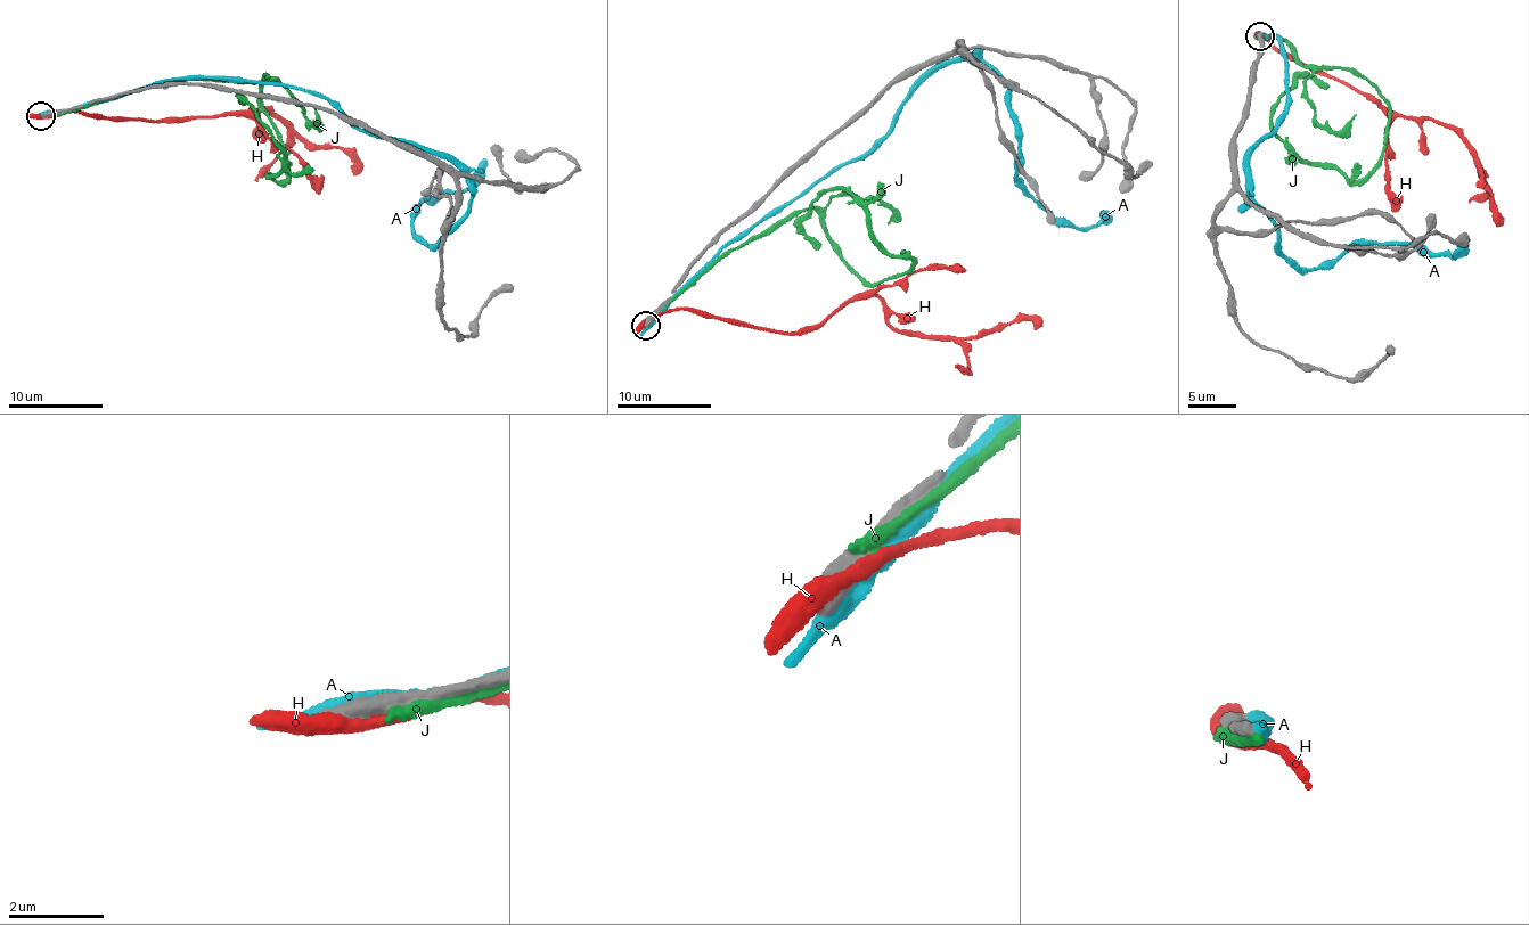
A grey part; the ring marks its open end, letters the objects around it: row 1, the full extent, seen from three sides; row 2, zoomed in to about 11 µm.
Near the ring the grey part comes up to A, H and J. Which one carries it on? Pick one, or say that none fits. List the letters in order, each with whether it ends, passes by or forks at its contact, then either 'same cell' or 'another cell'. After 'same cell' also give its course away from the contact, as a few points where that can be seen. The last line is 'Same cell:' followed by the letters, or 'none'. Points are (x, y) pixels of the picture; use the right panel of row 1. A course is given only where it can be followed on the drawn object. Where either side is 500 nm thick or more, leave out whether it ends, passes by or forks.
A: it passes by | another cell
H: another cell
J: it ends | another cell
Same cell: none

